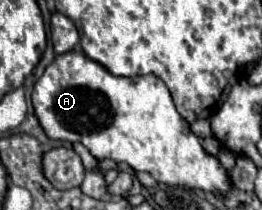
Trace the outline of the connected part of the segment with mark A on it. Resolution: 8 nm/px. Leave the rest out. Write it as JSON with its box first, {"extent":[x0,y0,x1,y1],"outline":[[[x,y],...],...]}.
{"extent":[32,50,230,194],"outline":[[[82,50],[64,52],[38,78],[32,104],[46,136],[60,142],[82,142],[98,160],[112,158],[136,172],[150,172],[160,184],[200,188],[212,194],[230,190],[220,162],[206,154],[202,140],[178,114],[172,96],[158,76],[114,76]]]}

